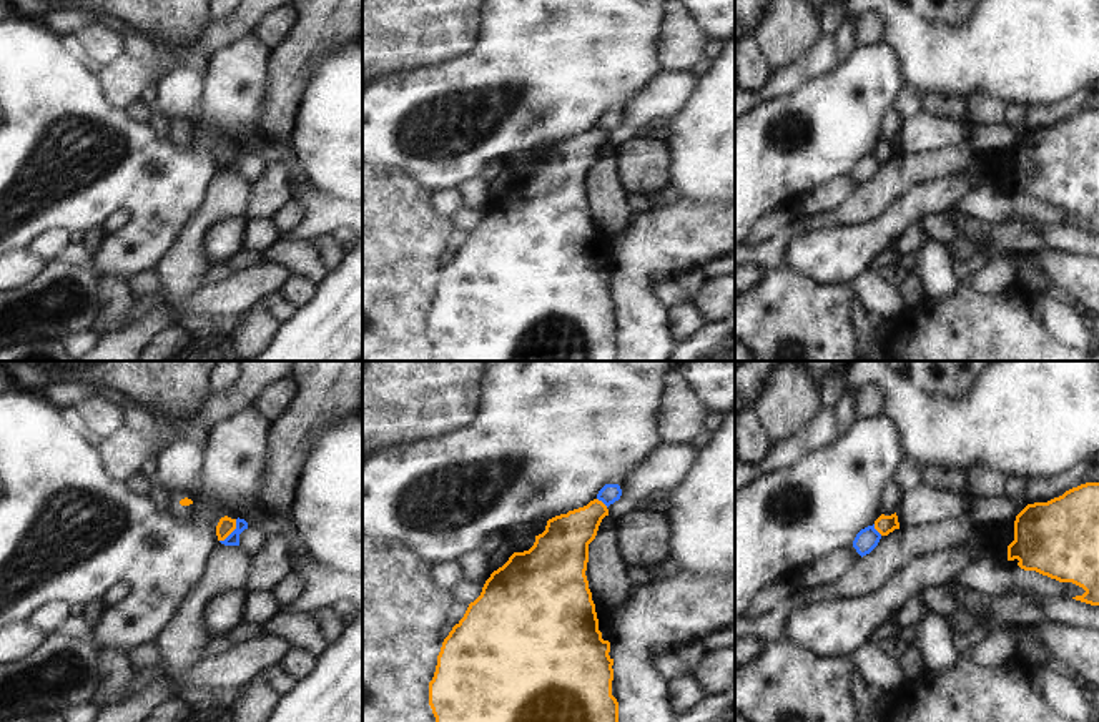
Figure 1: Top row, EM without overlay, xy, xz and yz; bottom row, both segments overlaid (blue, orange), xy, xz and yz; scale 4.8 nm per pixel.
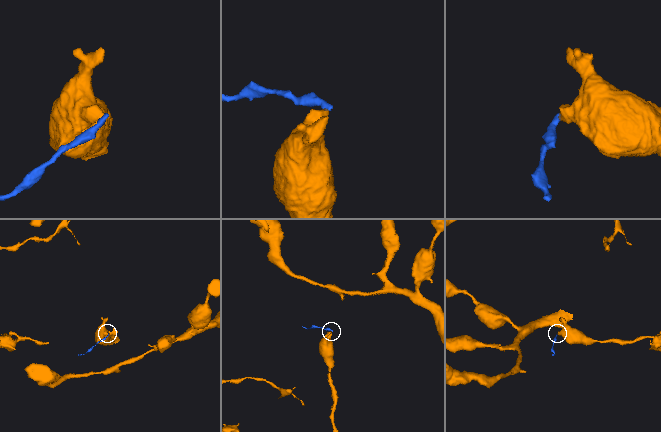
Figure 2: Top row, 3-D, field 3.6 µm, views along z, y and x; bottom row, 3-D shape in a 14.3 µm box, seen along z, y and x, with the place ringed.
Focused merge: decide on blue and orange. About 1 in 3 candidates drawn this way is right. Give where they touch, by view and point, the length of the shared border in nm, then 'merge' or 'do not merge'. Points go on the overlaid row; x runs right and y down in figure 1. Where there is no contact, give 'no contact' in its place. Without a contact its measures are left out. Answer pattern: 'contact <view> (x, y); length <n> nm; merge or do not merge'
contact xy (233, 531); length 140 nm; do not merge

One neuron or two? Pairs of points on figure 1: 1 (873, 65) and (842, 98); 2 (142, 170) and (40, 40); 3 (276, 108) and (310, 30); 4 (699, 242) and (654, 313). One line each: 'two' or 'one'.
1: one
2: one
3: one
4: one

